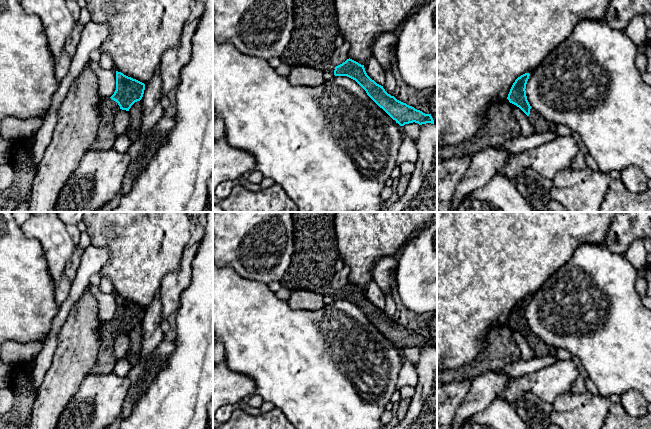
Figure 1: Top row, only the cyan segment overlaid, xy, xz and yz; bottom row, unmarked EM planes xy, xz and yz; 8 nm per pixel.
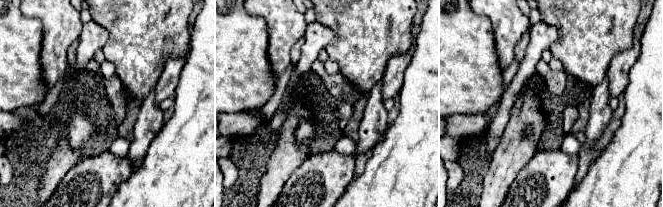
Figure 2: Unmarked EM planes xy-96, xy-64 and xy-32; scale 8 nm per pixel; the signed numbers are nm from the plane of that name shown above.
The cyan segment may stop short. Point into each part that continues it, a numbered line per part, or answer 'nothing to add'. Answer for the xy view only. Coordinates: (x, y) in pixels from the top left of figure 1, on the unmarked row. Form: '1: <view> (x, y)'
1: xy (106, 359)

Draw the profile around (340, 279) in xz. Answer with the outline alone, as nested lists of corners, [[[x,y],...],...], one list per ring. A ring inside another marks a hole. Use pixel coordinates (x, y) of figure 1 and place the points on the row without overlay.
[[[344,265],[340,271],[335,273],[330,284],[331,288],[336,291],[345,286],[347,283],[349,283],[348,276],[349,268],[346,265]]]

